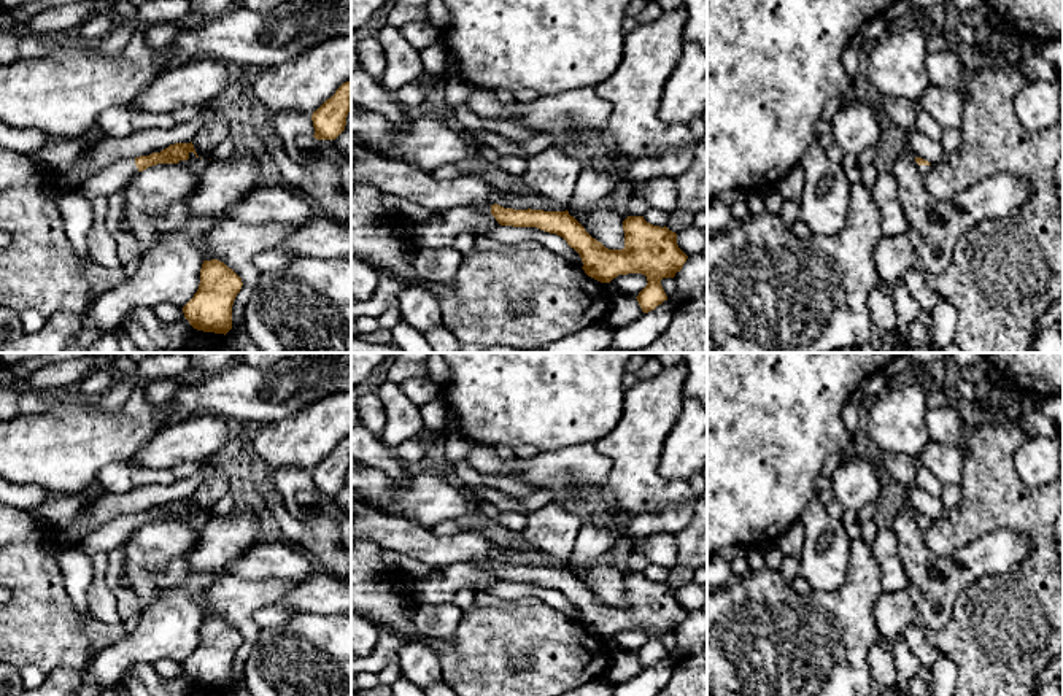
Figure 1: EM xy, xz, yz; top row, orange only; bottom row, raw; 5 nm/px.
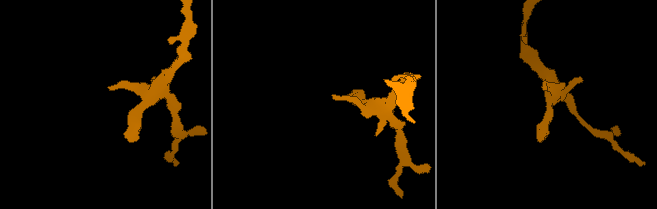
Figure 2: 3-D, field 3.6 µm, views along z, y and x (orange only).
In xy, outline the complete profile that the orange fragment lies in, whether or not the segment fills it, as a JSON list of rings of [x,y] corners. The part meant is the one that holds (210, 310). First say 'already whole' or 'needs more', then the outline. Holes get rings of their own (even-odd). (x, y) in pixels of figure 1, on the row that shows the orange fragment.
already whole; [[[203,261],[199,289],[183,307],[184,318],[197,331],[226,335],[232,329],[232,305],[242,286],[242,278],[224,262]]]

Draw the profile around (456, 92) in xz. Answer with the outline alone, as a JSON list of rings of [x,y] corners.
[[[446,78],[440,103],[448,113],[453,113],[454,108],[469,103],[474,92],[475,87],[466,83],[462,78]]]

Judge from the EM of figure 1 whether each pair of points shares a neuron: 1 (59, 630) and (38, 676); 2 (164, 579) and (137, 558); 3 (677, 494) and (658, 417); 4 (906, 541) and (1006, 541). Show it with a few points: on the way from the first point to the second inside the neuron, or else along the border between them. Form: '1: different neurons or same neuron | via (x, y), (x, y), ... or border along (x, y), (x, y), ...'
1: different neurons | border along (19, 669), (37, 665), (46, 674)
2: different neurons | border along (186, 555), (177, 555), (154, 576), (159, 590)
3: same neuron | via (657, 480), (649, 472), (649, 437)
4: same neuron | via (931, 560), (947, 572), (963, 572), (981, 560)

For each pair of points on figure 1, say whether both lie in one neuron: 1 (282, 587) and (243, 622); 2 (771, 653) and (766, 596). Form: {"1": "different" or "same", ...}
{"1": "same", "2": "same"}

